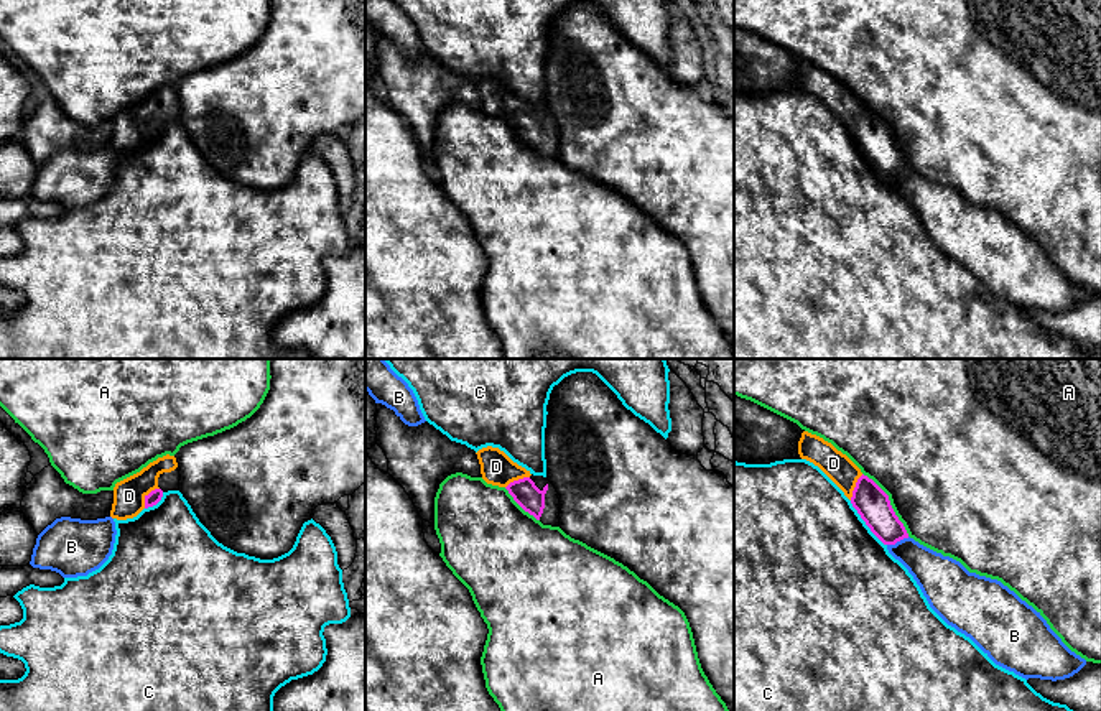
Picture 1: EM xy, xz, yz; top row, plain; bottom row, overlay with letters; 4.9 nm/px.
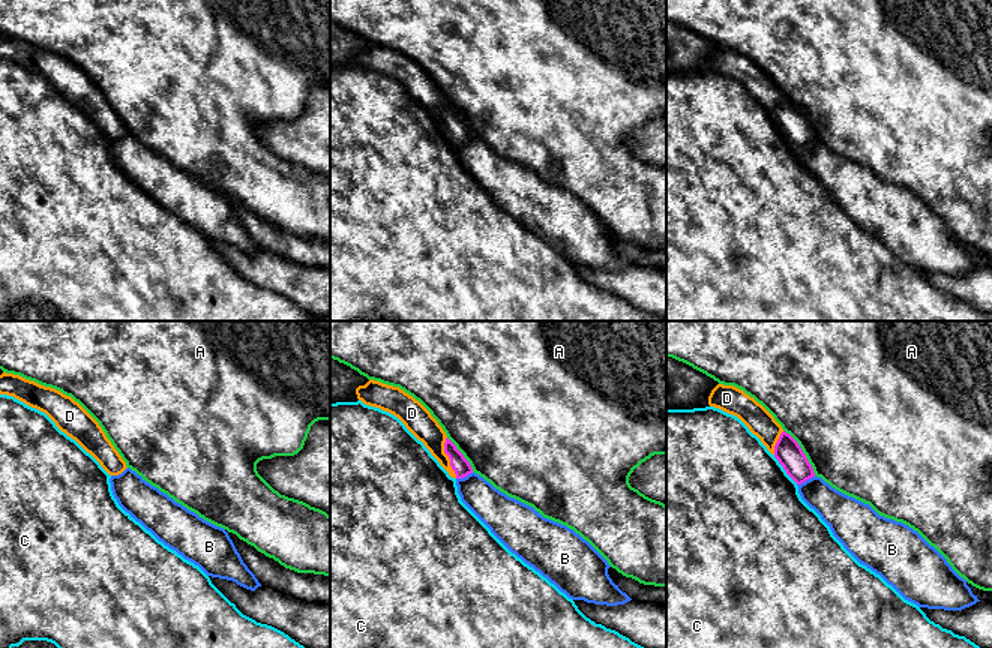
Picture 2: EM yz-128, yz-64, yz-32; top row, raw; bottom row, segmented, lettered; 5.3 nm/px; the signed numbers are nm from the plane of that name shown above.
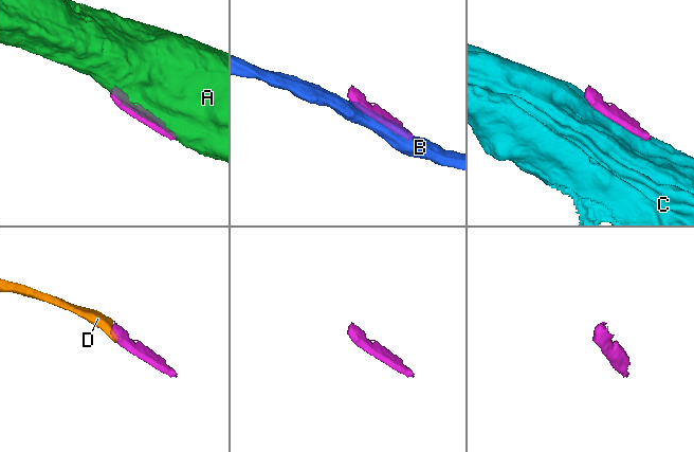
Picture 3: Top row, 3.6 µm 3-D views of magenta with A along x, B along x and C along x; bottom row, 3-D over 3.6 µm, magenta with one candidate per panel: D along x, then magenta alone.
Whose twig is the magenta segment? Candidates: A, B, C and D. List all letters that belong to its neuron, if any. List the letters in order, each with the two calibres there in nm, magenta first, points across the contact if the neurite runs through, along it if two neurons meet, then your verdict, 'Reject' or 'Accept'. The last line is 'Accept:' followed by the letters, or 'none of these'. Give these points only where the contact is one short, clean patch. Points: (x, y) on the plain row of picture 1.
A: Thickness 170 nm (magenta) against 480 nm. Reject
B: Thickness 170 nm (magenta) against 200 nm. Reject
C: Thickness 170 nm (magenta) against 500 nm. Reject
D: Thickness 70 nm (magenta) against 160 nm. Path across: xy (153, 129), (147, 127), (129, 127). Accept
Accept: D

